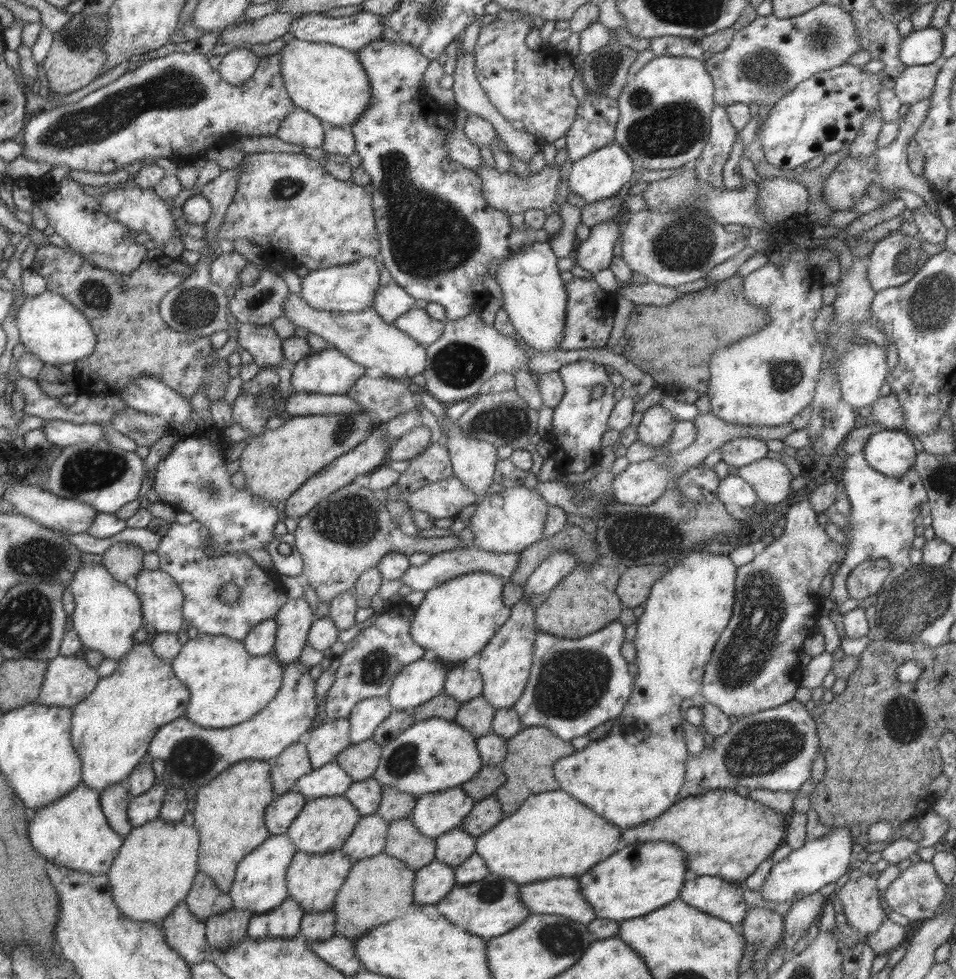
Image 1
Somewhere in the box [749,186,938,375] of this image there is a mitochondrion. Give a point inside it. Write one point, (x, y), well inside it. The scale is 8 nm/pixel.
(905, 263)

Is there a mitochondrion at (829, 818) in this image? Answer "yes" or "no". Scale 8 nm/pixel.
no

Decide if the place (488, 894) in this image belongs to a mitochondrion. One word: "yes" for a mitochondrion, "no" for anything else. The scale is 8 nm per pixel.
yes

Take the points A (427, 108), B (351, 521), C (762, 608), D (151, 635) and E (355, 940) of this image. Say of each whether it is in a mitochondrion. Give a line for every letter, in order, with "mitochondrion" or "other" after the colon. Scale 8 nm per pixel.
A: other
B: mitochondrion
C: mitochondrion
D: other
E: other

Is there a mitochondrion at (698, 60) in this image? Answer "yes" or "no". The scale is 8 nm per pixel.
no

